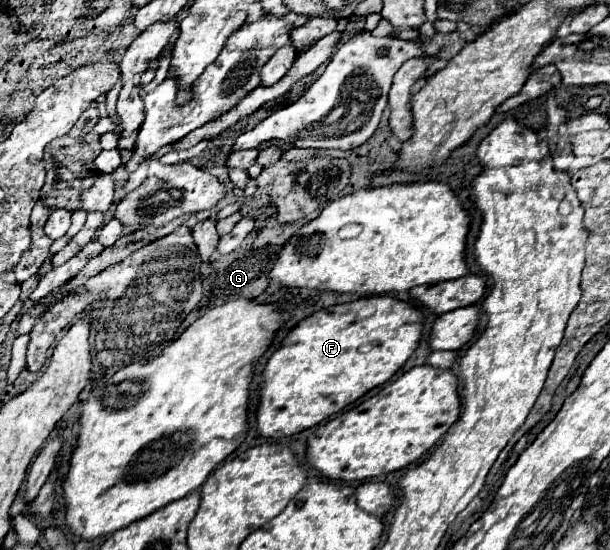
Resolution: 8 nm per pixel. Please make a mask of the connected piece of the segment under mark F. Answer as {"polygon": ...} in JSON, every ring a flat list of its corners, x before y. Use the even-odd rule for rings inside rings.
{"polygon":[[361,297,351,303,325,307,299,321,289,333,285,333,281,347,271,353,261,373,259,403,255,413,257,433,269,439,295,435,341,411,343,407,365,395,369,389,385,383,415,351,421,337,421,325,423,315,413,305,393,297],[371,303,373,313,363,315,363,309]]}

